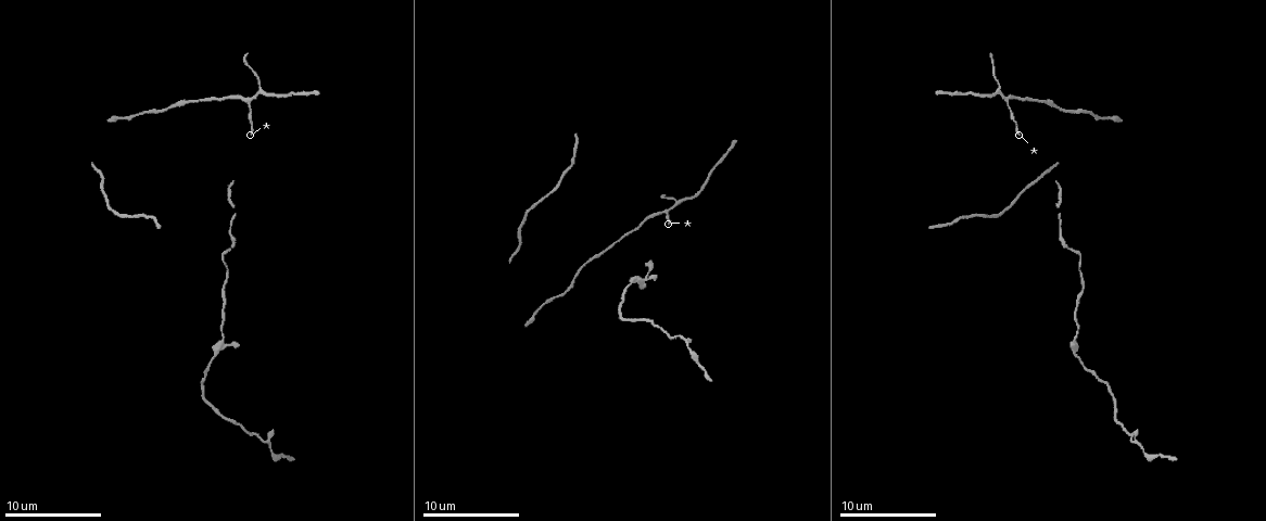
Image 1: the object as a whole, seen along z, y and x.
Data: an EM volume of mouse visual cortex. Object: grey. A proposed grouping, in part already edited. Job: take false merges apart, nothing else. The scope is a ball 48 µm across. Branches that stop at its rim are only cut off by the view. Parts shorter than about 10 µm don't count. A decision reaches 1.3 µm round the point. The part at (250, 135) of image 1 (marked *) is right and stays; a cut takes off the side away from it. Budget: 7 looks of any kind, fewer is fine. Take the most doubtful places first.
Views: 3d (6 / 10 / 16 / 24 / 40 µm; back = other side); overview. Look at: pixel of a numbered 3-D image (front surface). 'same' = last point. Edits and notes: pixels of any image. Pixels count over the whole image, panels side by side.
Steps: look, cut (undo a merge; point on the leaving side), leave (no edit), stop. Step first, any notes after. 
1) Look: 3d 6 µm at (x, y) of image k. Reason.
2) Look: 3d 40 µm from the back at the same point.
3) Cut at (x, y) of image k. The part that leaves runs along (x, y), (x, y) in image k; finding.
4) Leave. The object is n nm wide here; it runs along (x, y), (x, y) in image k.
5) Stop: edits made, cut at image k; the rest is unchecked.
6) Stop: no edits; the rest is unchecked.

Look: 3d 6 µm at (1075, 336) of image 1.

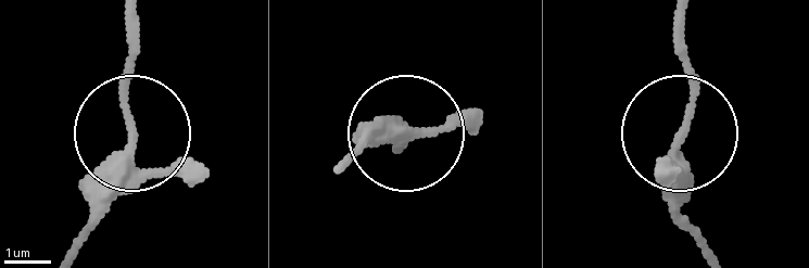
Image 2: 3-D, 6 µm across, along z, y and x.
Leave. The object is 180 nm wide here; continuous, no second cell.

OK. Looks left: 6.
Look: 3d 6 µm at (1062, 229) of image 1. Sudden change in width.

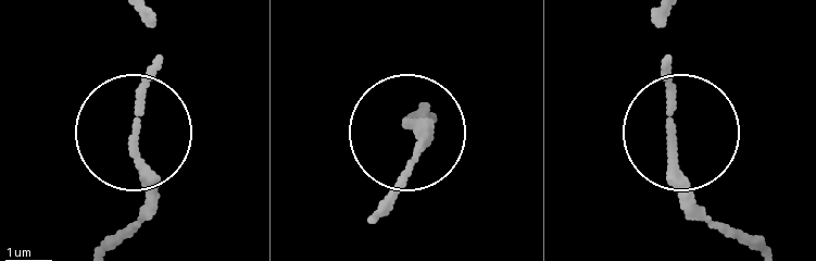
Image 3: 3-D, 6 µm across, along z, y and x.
Look: 3d 6 µm from the back at (669, 139) of image 3. Other side.

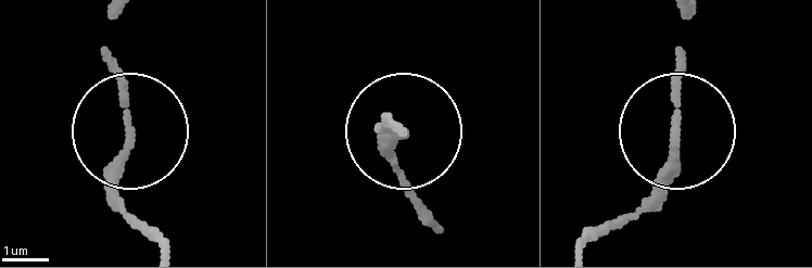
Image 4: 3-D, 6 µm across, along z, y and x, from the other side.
Leave. All the same cell.

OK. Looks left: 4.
Look: 3d 16 µm at (1080, 277) of image 1. Calibre changes.

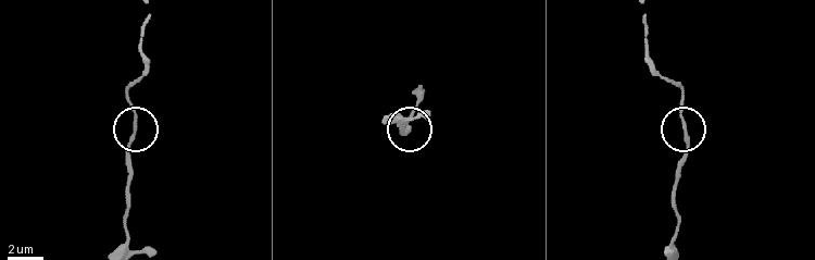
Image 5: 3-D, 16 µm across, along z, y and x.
Leave. All the same cell.

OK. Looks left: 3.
Stop: no edits; the rest is unchecked.

